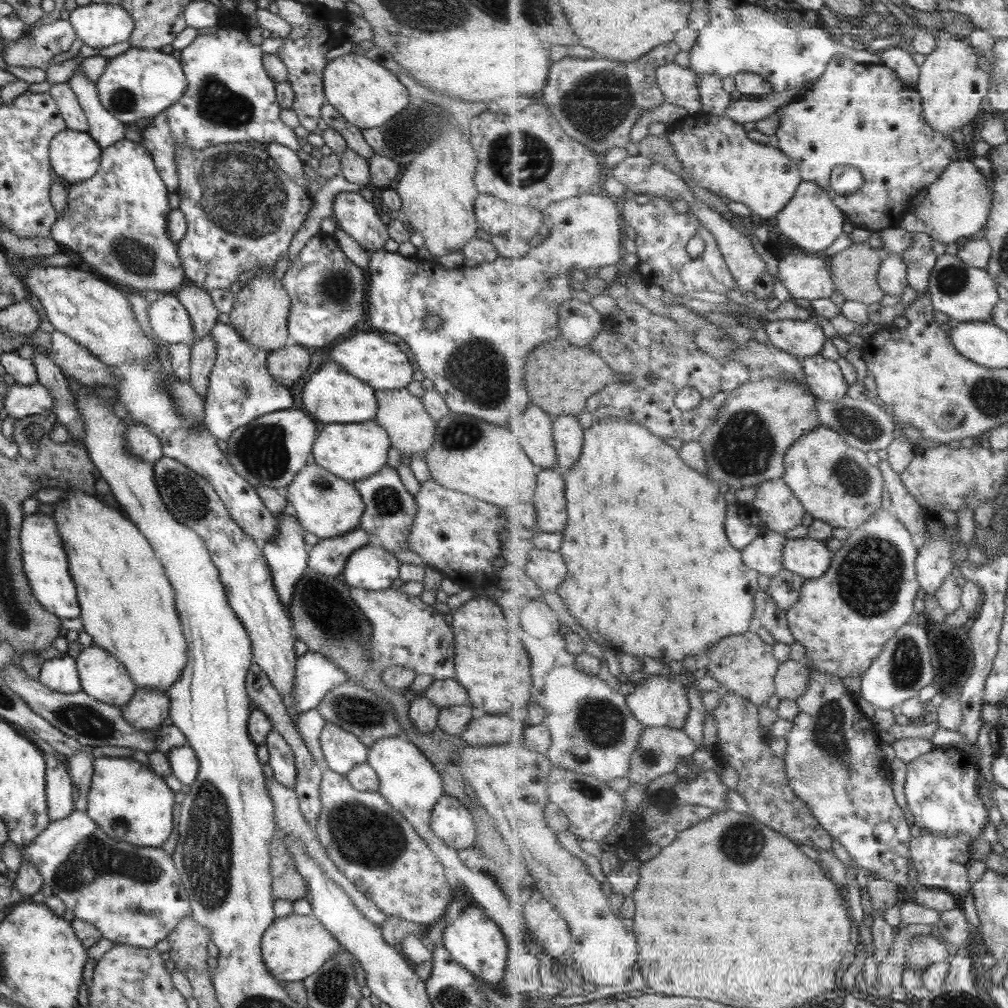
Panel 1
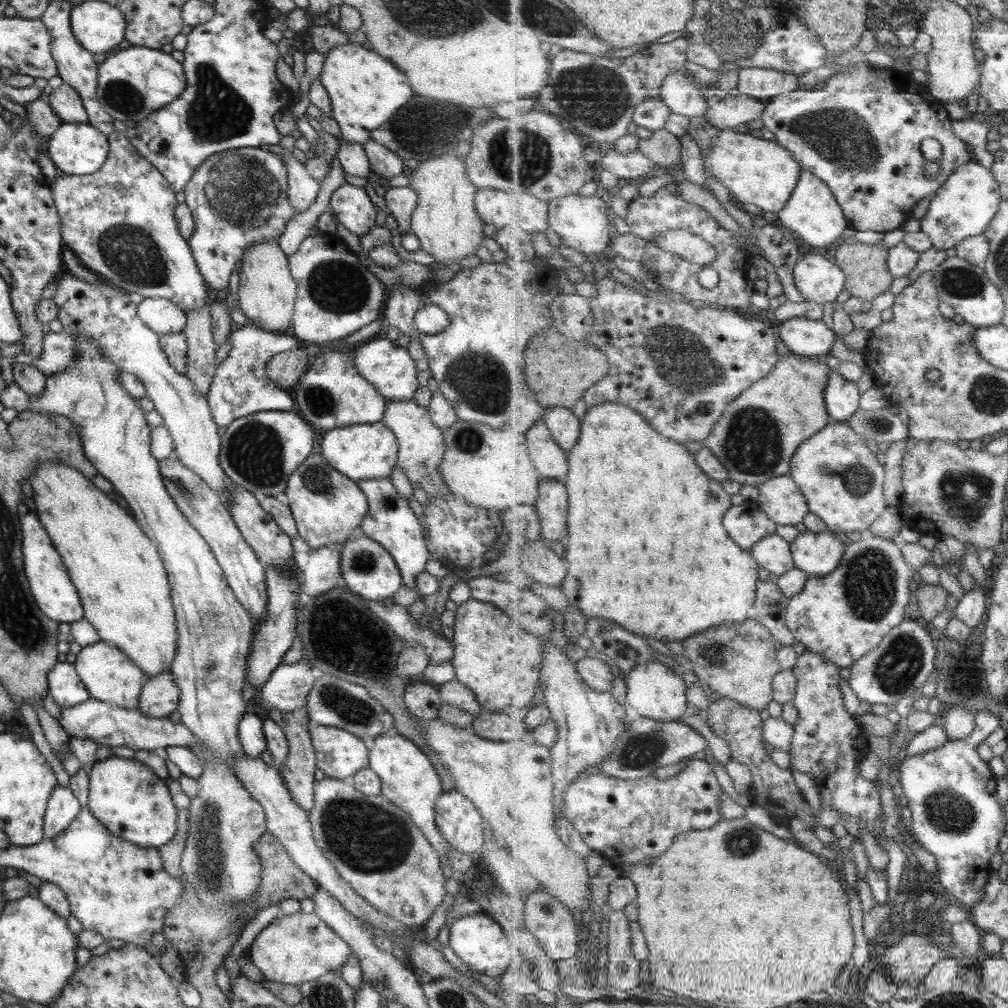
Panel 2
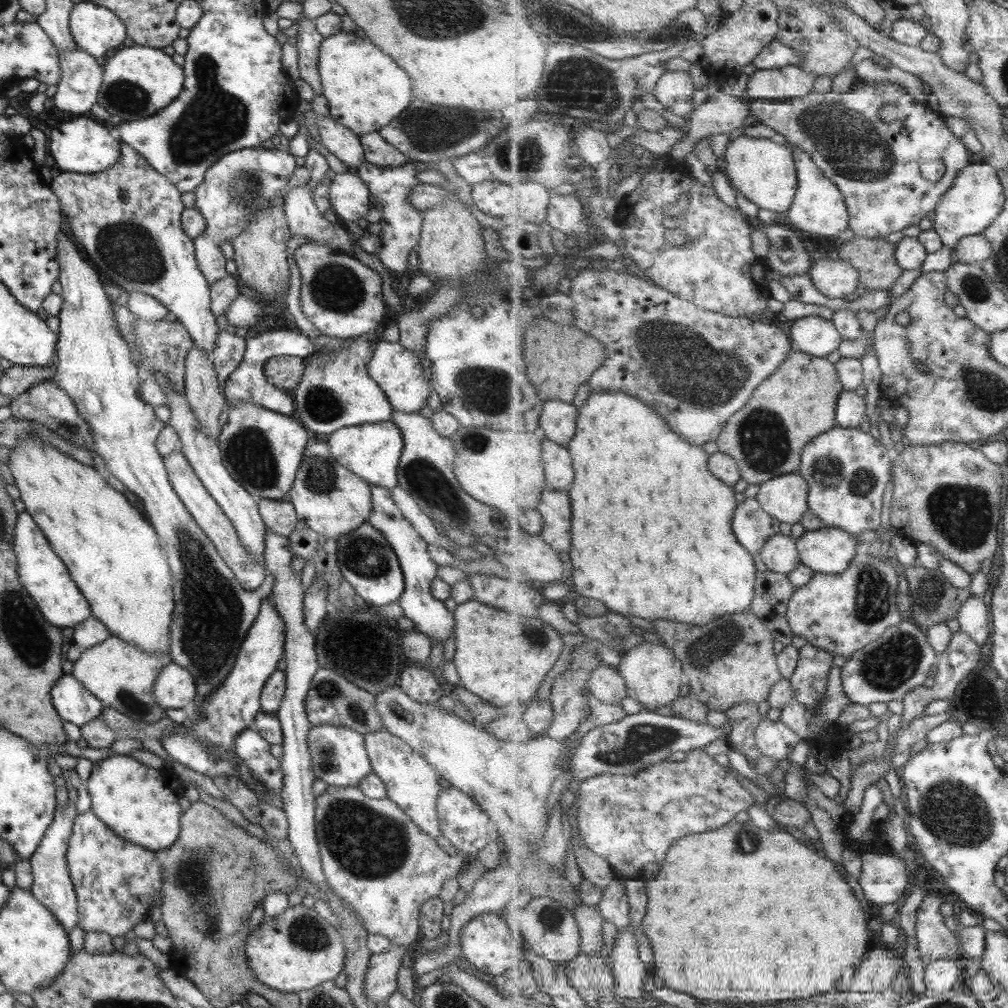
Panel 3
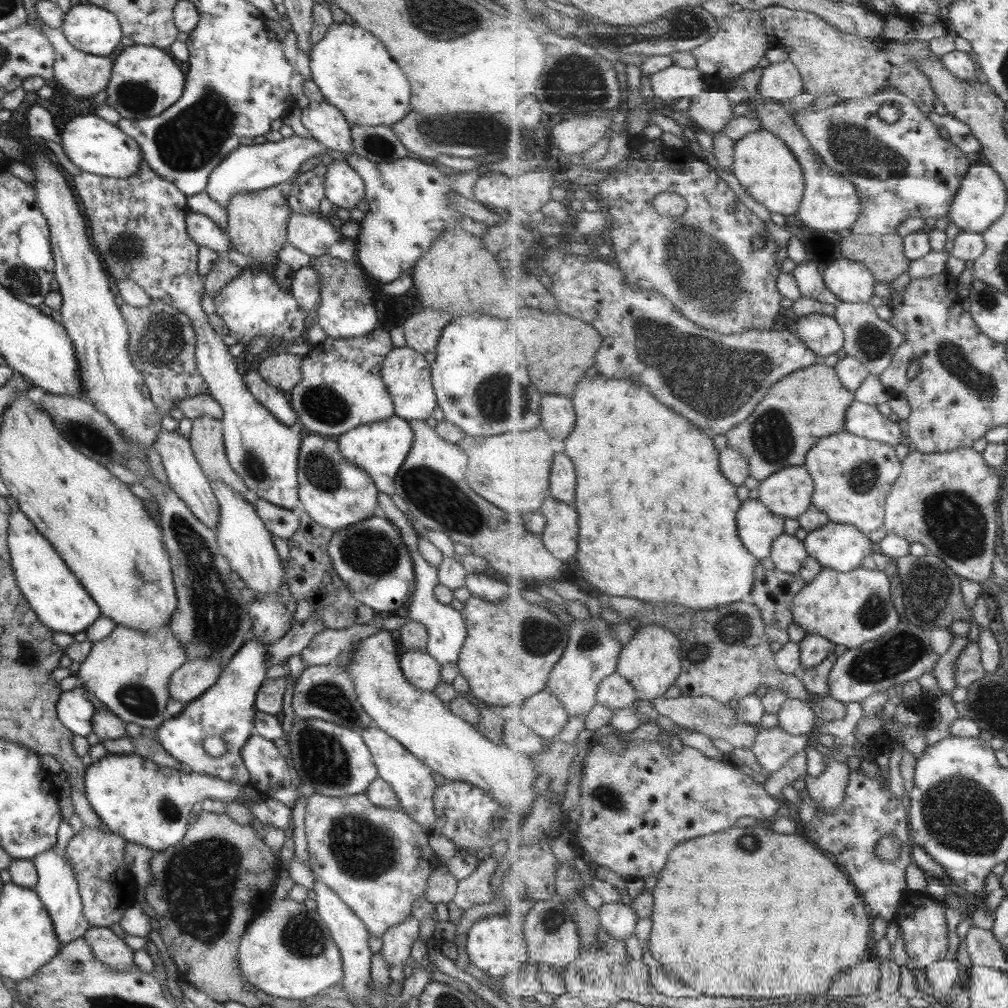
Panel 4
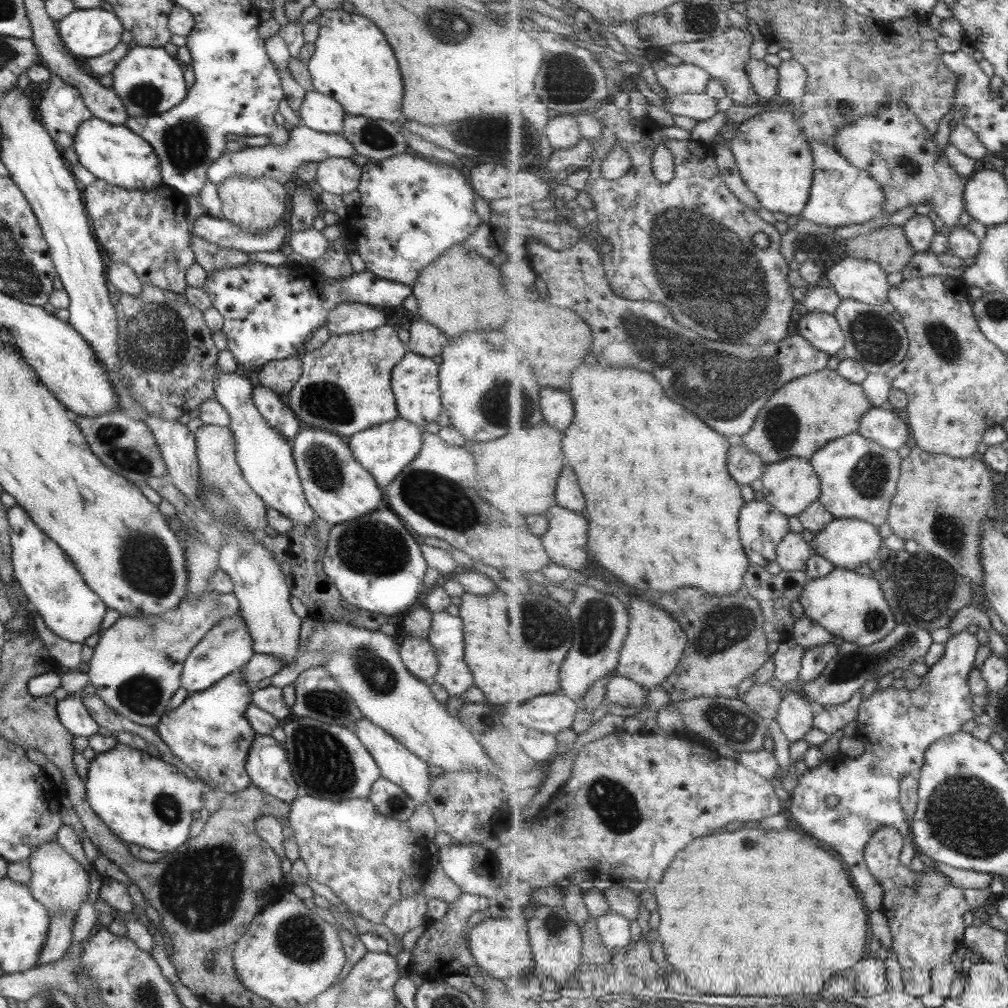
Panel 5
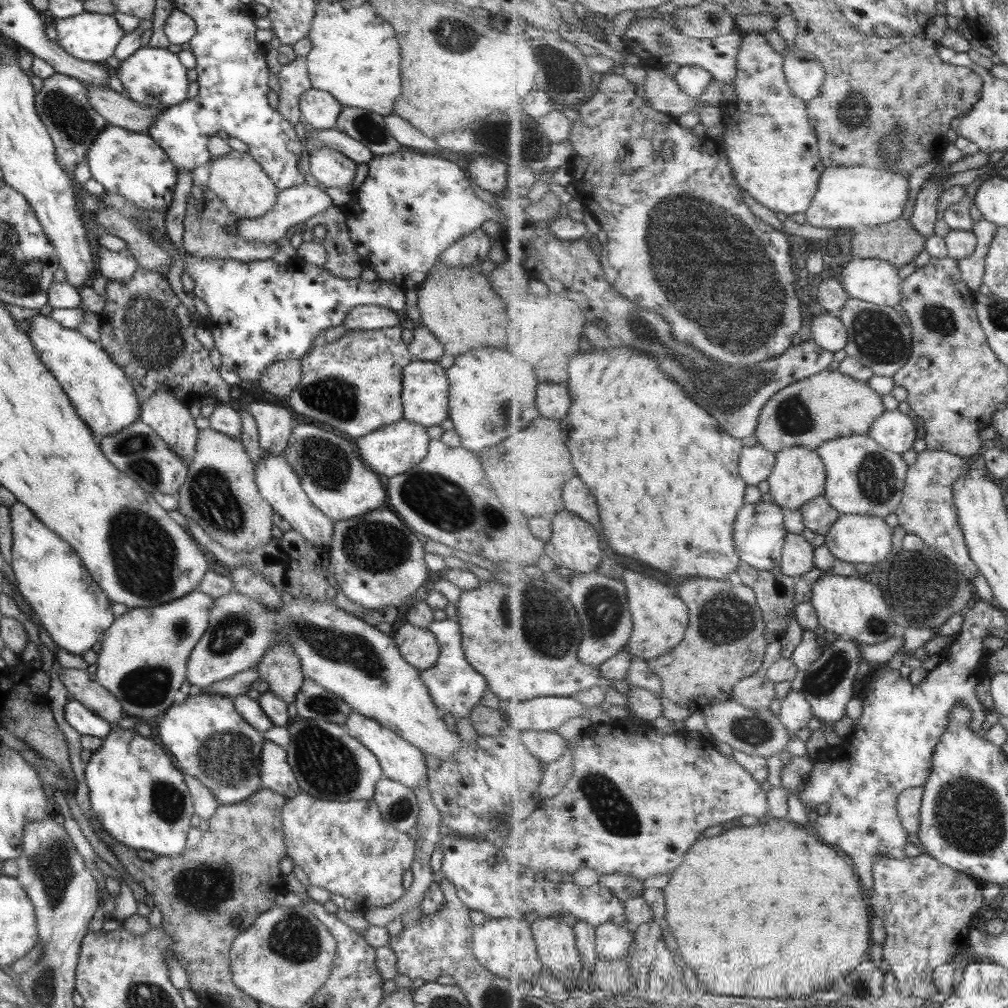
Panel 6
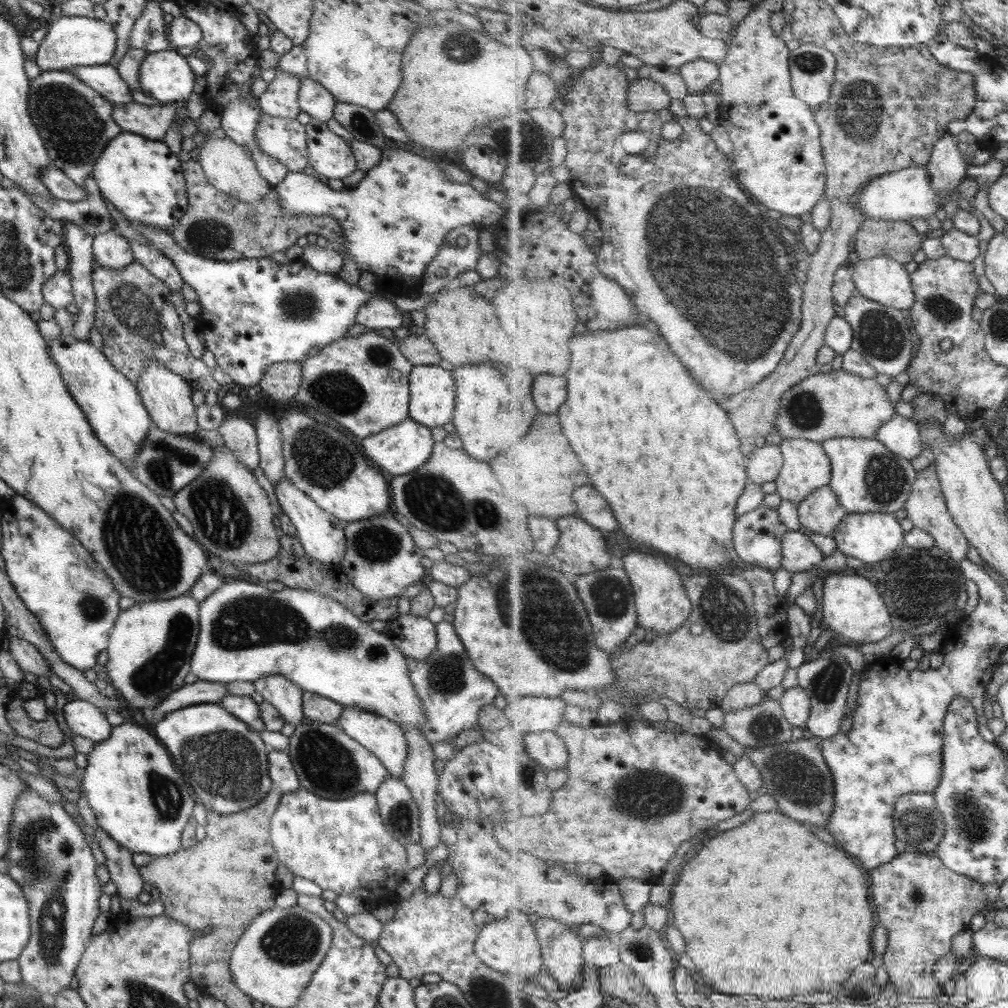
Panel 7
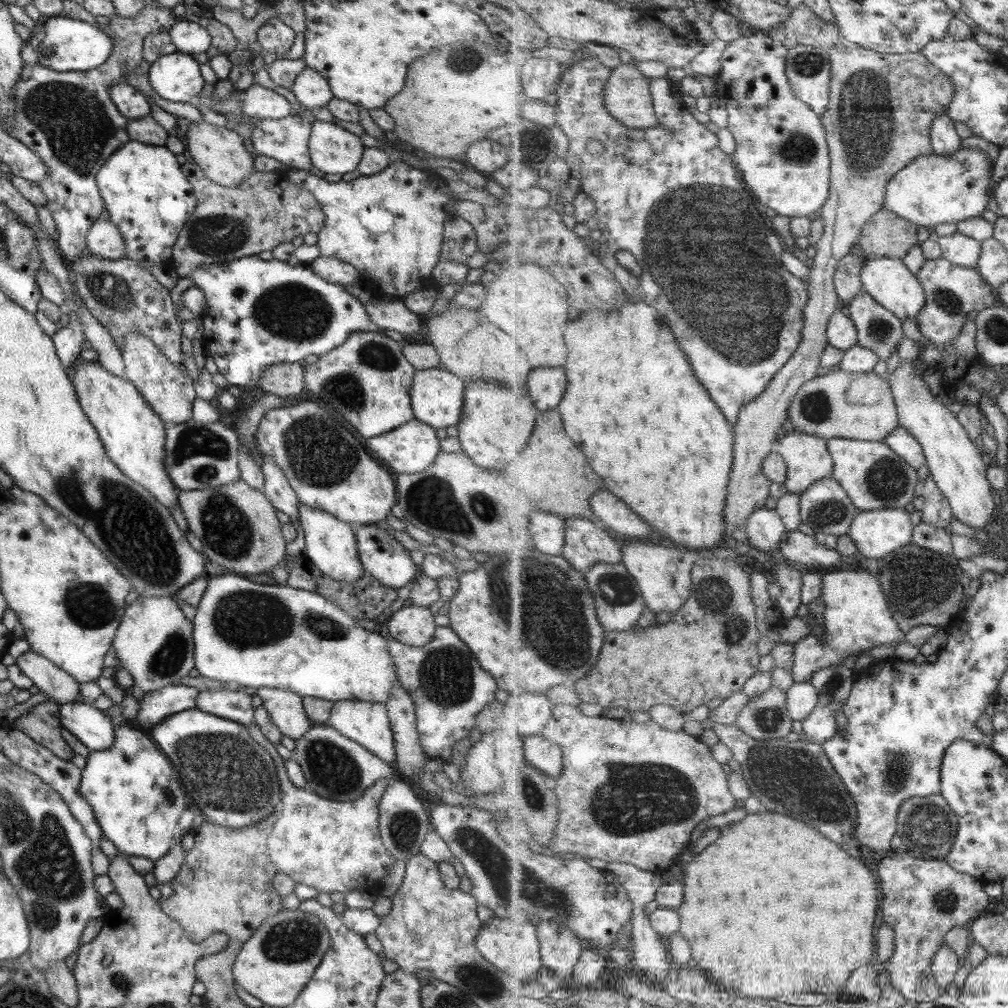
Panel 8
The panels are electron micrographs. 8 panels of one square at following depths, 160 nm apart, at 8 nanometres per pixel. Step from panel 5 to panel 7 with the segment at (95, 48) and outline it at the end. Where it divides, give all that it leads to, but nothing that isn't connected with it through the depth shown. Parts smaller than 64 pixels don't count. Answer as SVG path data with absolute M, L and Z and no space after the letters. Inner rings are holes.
M61 15L51 22L45 36L38 42L33 59L40 72L63 71L69 67L88 67L108 64L115 48L115 31L105 20L93 16Z

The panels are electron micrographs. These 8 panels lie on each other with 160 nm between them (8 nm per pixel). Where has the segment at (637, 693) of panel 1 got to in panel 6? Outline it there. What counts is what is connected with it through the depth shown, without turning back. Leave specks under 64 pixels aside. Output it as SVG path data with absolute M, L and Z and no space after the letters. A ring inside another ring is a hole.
M627 570L622 579L628 587L628 599L634 622L632 638L627 646L630 657L637 656L649 662L681 644L690 622L689 607L676 595L675 587L669 588L667 584L655 578L633 570Z

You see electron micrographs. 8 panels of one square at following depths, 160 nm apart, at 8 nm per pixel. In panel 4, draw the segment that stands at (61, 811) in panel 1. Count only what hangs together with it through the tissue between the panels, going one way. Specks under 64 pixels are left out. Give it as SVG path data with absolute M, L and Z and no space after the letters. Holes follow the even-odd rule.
M55 846L37 854L30 862L33 863L35 875L37 875L37 884L33 890L51 919L53 932L59 942L59 948L61 948L79 938L89 927L87 920L82 915L82 902L74 879L74 872L71 871L70 865L65 860L65 855L60 854Z

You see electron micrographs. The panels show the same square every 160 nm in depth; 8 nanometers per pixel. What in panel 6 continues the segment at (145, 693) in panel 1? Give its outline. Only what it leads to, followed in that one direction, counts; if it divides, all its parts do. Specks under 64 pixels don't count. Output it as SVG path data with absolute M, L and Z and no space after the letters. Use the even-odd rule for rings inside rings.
M231 590L225 596L214 598L214 604L210 605L209 608L209 621L205 632L201 635L201 638L195 643L195 646L191 649L189 656L186 660L186 677L185 680L189 682L193 690L205 690L210 684L218 680L223 680L225 677L233 676L233 674L244 671L245 669L255 667L263 656L264 650L268 649L273 643L279 641L285 641L290 644L290 647L295 651L298 656L302 675L305 679L311 679L314 683L322 686L326 691L332 692L335 696L341 698L347 706L352 708L352 712L360 714L378 722L381 726L388 728L391 732L394 732L397 736L401 737L405 742L412 744L415 748L418 748L423 755L430 755L440 760L445 759L447 756L451 756L454 752L457 752L463 746L466 746L464 742L459 739L459 735L456 732L452 732L444 724L441 714L432 698L429 696L427 688L420 679L420 671L412 666L409 666L403 658L401 658L400 652L395 646L394 640L386 634L386 629L375 630L371 628L365 621L357 620L353 616L349 616L347 612L343 612L341 609L333 608L332 602L329 600L315 601L315 600L299 600L294 597L286 597L282 599L282 606L279 609L265 609L256 600L251 600L248 596L243 596L236 590Z

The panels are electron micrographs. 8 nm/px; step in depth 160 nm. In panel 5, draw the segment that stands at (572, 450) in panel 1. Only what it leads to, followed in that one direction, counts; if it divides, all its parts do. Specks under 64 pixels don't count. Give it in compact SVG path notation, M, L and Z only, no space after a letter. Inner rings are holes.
M543 388L541 390L541 408L544 422L551 424L553 428L557 428L561 432L565 432L575 418L573 400L571 400L571 394L567 394L567 392Z

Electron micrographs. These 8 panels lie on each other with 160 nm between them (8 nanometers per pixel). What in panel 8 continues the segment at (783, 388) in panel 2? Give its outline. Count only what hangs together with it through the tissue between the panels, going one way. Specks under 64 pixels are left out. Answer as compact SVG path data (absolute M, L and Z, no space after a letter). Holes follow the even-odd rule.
M842 369L826 372L805 383L793 400L788 416L794 425L793 430L821 436L827 441L837 437L884 441L900 426L892 385L885 376Z

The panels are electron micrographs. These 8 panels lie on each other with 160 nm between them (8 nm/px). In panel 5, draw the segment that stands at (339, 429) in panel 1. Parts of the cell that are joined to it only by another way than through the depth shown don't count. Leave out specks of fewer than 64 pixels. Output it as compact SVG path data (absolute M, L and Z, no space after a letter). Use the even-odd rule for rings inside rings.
M397 416L389 422L371 426L365 430L356 432L353 436L347 437L347 444L352 457L361 464L363 468L383 492L385 486L393 481L410 460L419 452L421 446L421 430L416 424L403 420Z

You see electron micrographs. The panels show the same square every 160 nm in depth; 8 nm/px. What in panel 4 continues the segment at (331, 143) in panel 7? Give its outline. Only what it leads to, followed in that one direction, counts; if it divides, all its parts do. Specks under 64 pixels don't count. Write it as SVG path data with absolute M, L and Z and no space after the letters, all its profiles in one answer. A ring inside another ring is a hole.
M331 160L325 171L324 196L334 209L353 210L364 198L363 181L345 161Z

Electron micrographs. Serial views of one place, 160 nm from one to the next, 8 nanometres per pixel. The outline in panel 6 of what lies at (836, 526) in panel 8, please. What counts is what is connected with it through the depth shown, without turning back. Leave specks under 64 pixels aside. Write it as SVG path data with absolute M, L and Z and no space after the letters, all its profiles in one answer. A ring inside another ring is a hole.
M825 495L808 501L800 508L800 511L802 512L806 528L824 536L842 515L841 512L831 506Z

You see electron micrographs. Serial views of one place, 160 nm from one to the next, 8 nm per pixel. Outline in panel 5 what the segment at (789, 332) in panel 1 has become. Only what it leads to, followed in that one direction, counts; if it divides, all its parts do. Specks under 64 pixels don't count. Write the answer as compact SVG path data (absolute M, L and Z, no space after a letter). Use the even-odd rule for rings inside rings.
M808 312L798 321L800 334L817 349L836 355L844 350L846 337L837 317L828 312Z

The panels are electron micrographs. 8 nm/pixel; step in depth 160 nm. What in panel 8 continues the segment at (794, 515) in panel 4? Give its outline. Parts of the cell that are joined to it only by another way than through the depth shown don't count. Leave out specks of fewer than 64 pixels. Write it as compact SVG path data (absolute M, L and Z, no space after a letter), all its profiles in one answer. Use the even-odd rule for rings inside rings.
M793 430L785 434L776 449L788 465L784 484L787 492L801 494L817 481L833 475L834 458L824 437Z

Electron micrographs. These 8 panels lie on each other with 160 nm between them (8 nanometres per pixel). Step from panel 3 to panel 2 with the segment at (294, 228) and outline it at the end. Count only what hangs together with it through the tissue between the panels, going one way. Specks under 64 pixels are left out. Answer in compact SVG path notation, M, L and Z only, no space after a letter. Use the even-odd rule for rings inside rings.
M283 150L279 157L286 170L287 198L292 210L295 210L297 214L305 210L316 199L320 185L309 176L304 163L295 159L291 152Z

